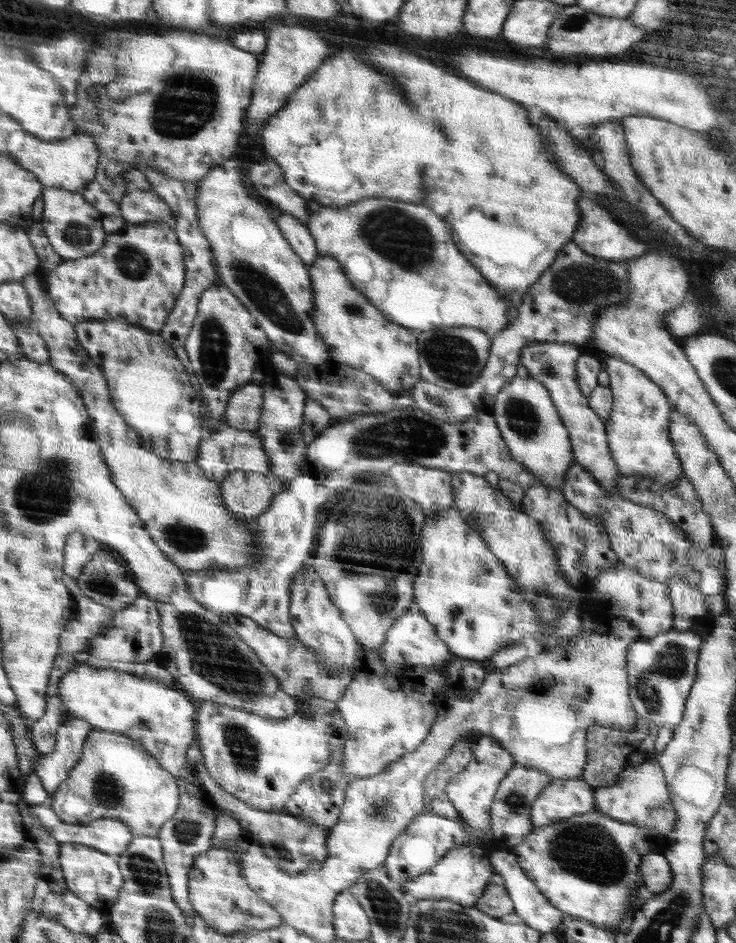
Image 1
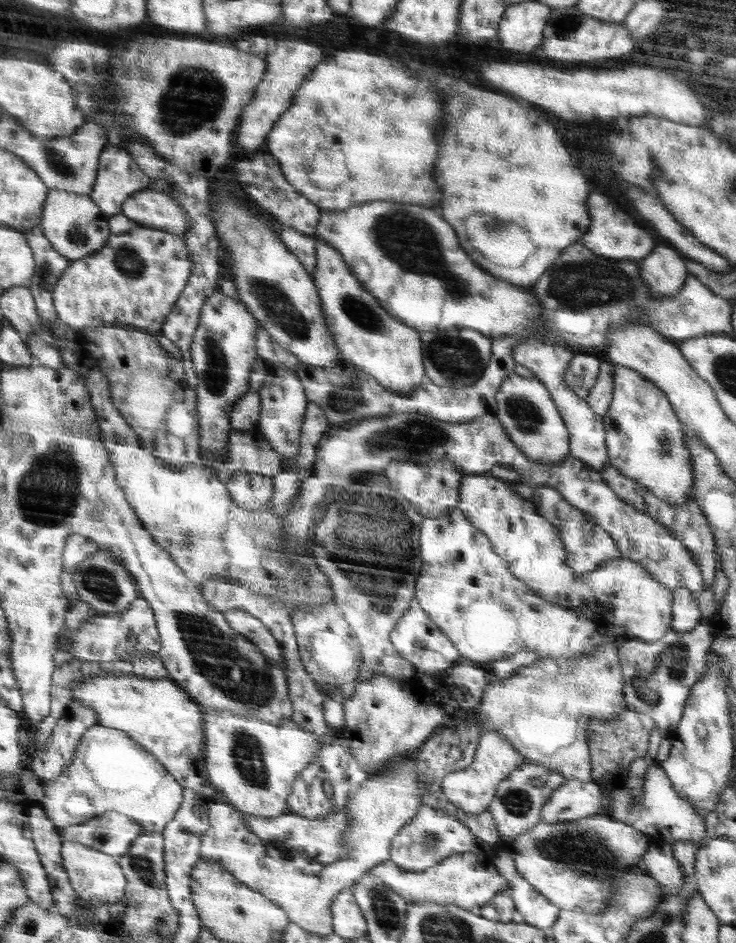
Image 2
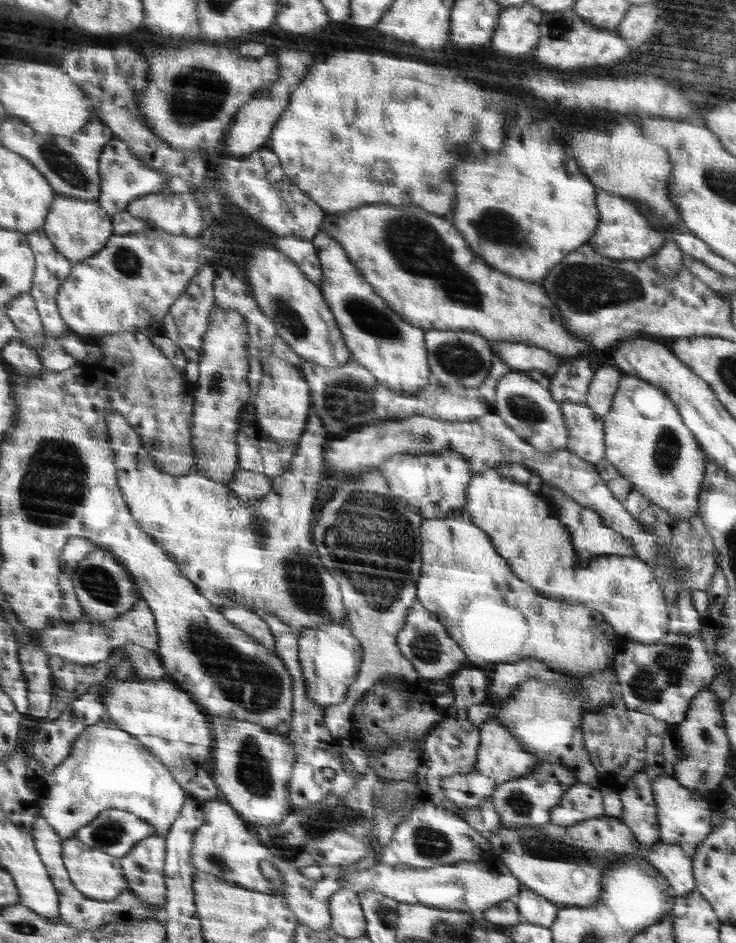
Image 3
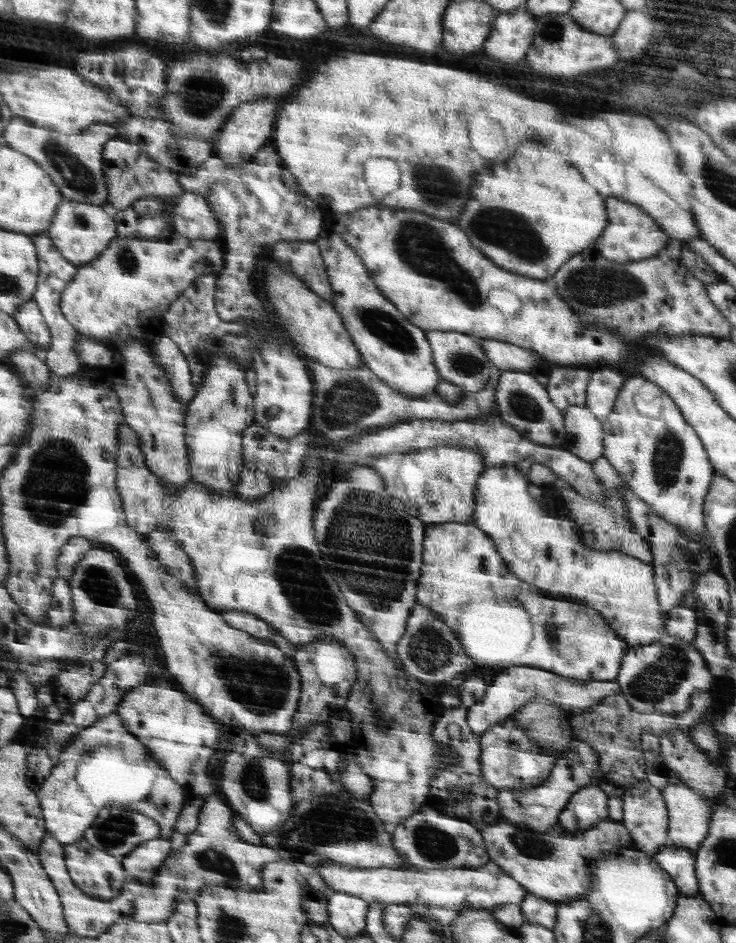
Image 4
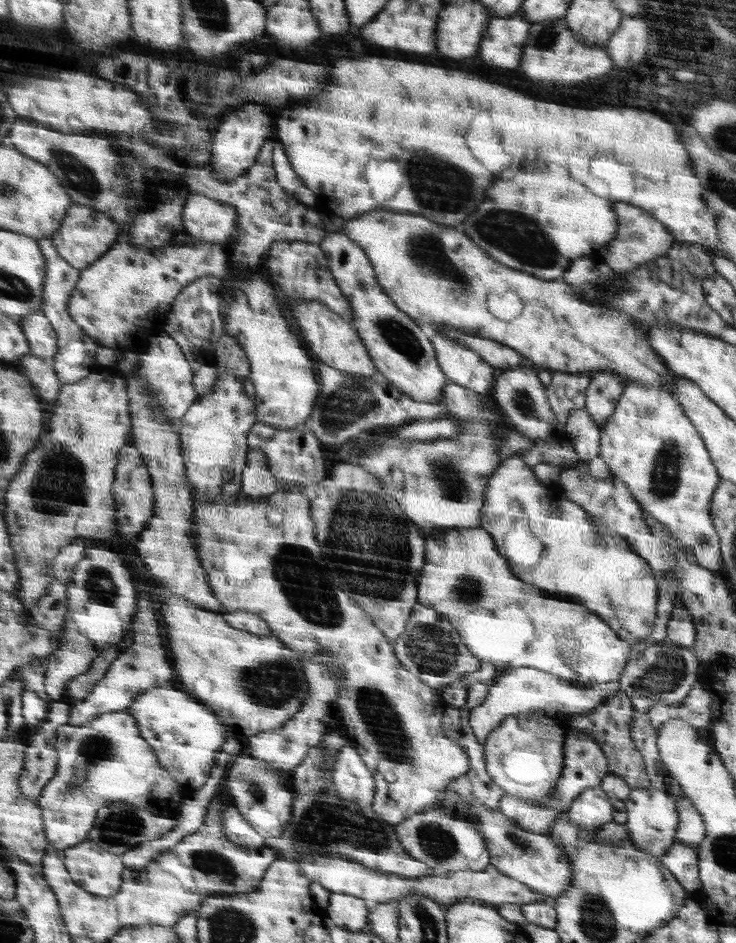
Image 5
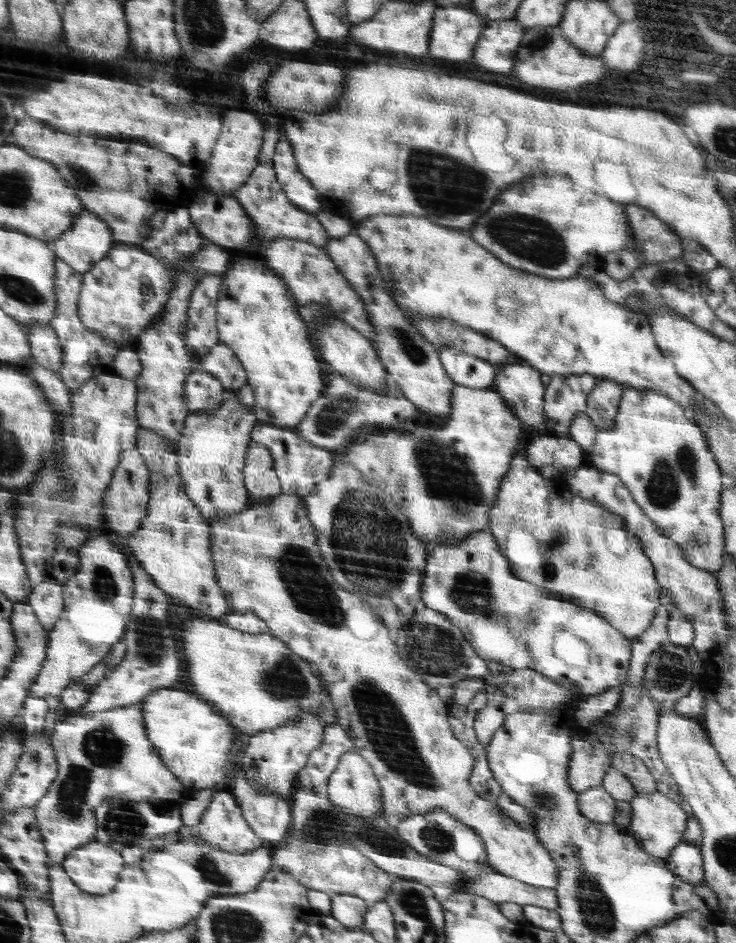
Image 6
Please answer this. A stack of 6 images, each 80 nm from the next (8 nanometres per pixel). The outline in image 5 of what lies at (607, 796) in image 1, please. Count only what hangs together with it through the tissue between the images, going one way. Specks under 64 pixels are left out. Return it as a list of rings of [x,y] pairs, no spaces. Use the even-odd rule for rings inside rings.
[[[684,797],[675,800],[678,810],[678,830],[676,830],[675,839],[684,846],[694,846],[698,848],[704,840],[705,830],[702,818],[698,816],[694,803]]]

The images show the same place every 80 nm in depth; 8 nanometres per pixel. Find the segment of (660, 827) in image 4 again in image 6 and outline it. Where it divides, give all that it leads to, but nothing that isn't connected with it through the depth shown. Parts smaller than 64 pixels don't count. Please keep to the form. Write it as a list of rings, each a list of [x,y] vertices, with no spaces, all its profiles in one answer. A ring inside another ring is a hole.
[[[660,792],[652,794],[636,794],[634,799],[629,800],[633,809],[633,821],[630,822],[626,831],[632,834],[647,852],[655,857],[666,859],[670,856],[673,848],[684,842],[683,834],[686,832],[688,814],[675,801],[662,796]]]

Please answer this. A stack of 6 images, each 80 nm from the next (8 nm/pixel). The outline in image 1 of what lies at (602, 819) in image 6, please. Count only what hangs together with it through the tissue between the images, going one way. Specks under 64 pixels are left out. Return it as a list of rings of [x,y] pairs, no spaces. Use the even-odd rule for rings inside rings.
[[[554,779],[534,800],[530,809],[532,828],[549,826],[556,822],[595,810],[595,788],[580,780]]]

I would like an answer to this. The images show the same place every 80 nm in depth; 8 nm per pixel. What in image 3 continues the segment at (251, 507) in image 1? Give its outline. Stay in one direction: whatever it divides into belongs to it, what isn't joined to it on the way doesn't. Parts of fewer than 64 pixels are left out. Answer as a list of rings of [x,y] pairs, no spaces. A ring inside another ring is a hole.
[[[238,469],[234,480],[228,485],[244,502],[254,504],[273,492],[272,479],[260,472]]]

